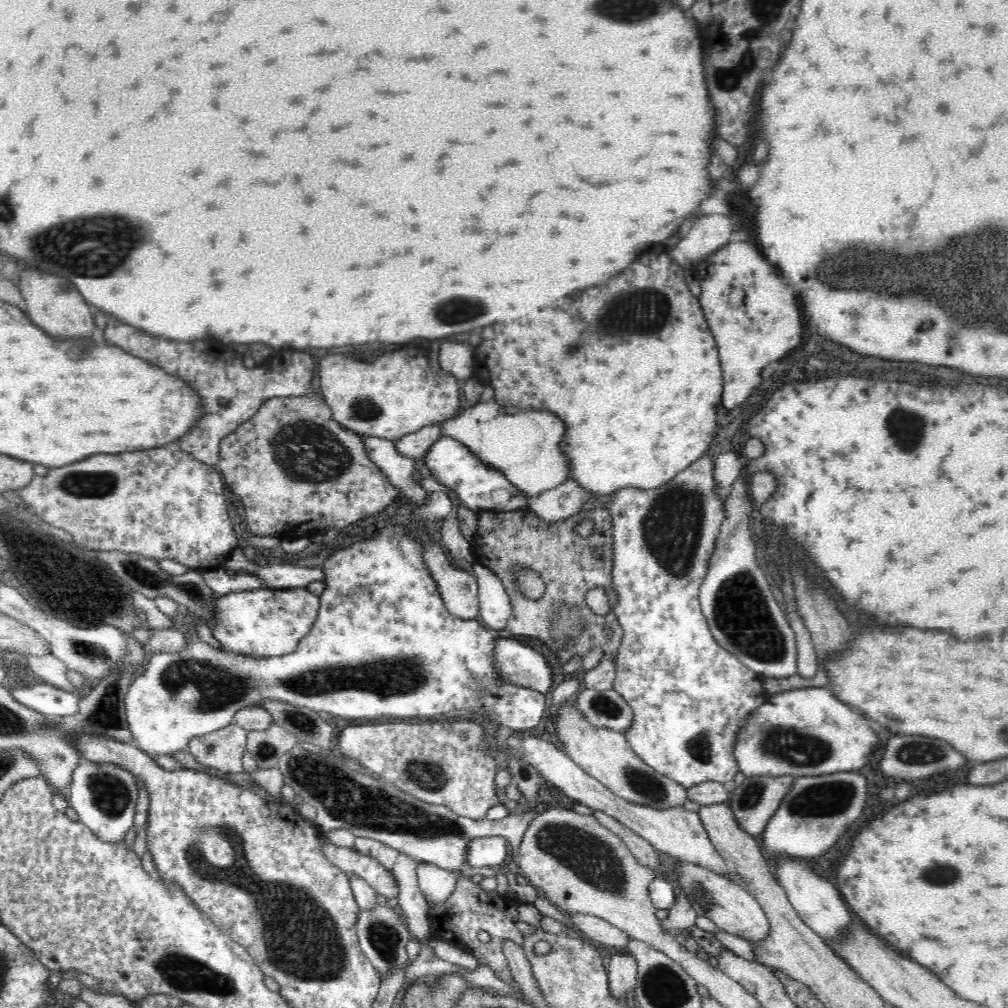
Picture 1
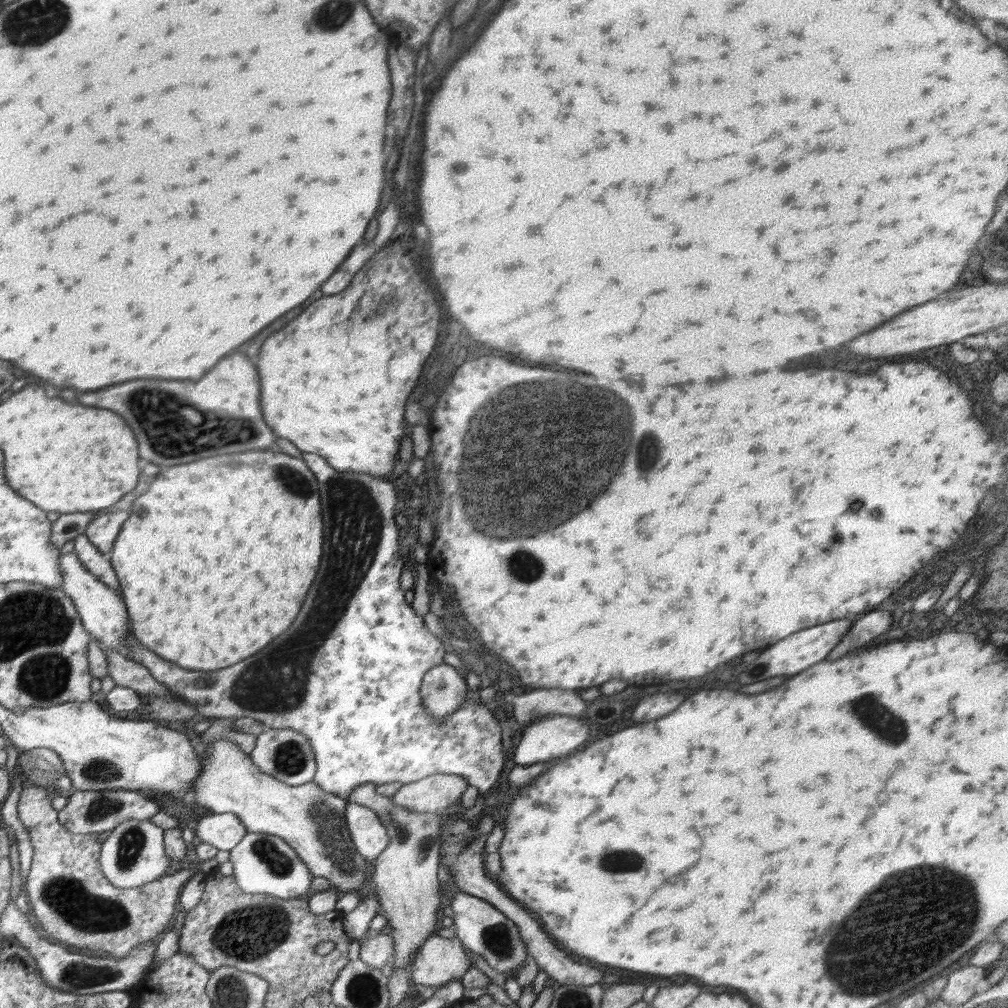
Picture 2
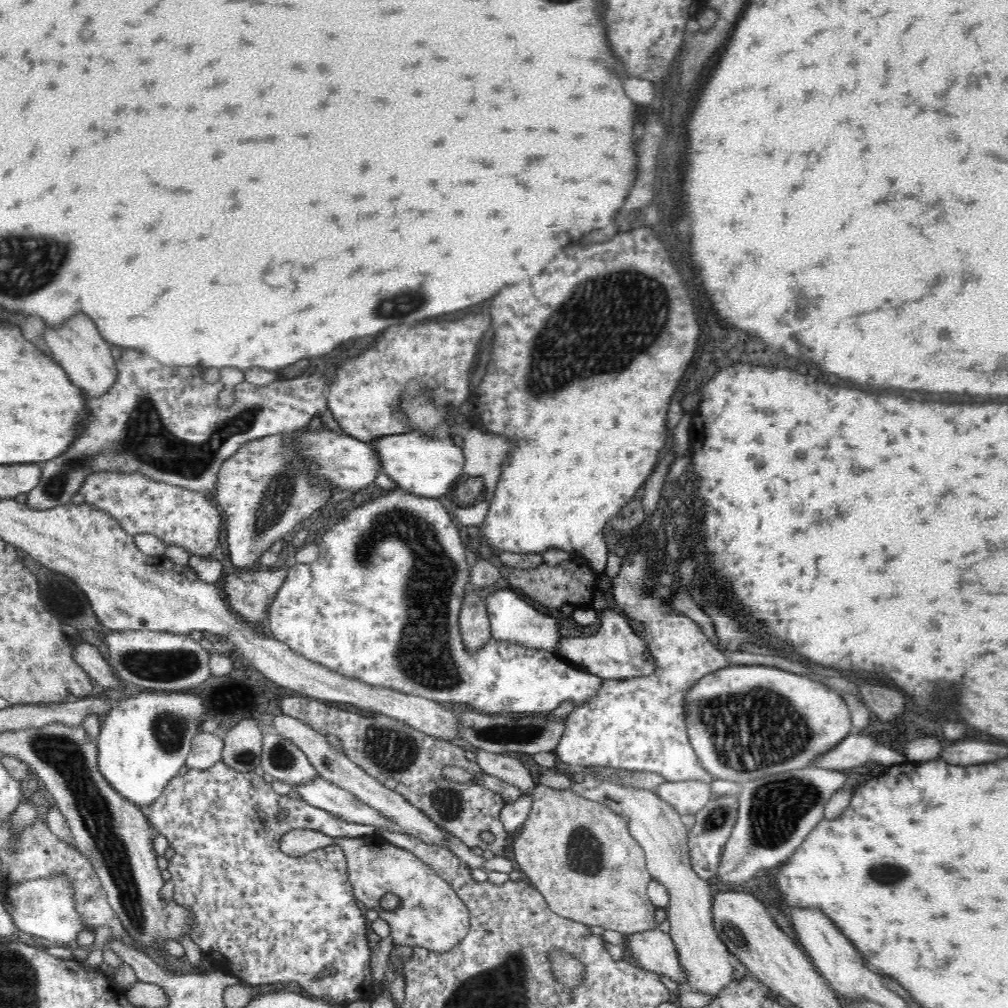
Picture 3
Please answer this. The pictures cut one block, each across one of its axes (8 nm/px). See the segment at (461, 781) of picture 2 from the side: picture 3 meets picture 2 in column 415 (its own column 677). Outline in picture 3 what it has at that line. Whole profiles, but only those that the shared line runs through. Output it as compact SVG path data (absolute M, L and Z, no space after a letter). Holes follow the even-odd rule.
M700 780L667 781L654 792L657 792L657 796L668 802L681 816L696 815L708 802L716 798L711 786Z

